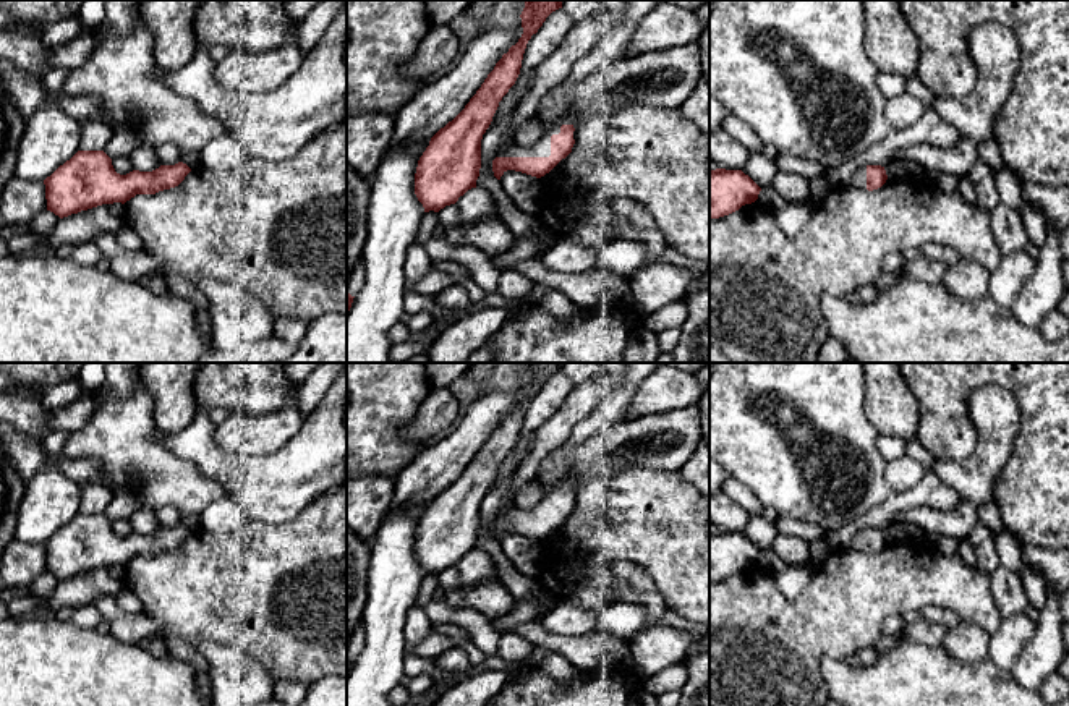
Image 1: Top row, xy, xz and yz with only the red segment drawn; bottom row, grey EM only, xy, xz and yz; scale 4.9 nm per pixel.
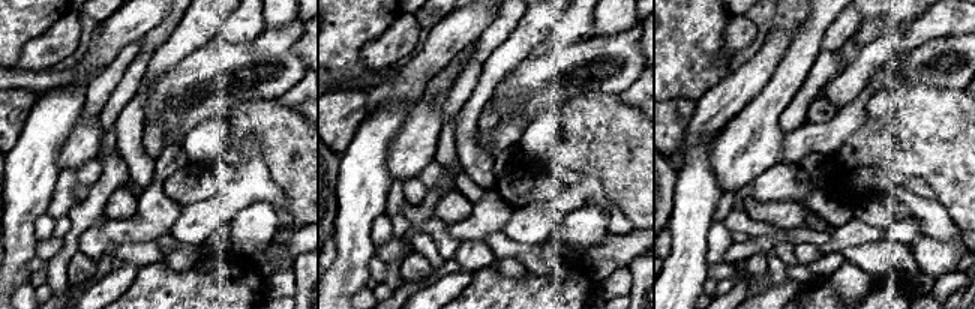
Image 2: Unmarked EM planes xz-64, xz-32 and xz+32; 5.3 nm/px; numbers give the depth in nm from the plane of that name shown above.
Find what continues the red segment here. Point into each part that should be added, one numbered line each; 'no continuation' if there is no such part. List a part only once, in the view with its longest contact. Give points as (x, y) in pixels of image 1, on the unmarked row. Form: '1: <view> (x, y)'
1: xz (543, 509)

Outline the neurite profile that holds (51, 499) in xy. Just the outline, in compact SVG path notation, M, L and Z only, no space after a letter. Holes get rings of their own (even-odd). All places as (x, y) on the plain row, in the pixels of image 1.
M47 463L24 483L16 510L15 539L44 544L79 513L83 487Z

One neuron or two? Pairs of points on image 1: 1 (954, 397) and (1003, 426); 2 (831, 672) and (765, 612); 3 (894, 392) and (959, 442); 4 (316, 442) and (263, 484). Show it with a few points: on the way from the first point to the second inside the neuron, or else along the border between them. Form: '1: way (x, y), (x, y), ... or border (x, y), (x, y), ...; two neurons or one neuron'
1: border (998, 384), (982, 384), (969, 397), (975, 442); two neurons
2: border (849, 659), (820, 659), (826, 688); two neurons
3: border (902, 379), (919, 408), (917, 438); two neurons
4: way (303, 455), (276, 483); one neuron

